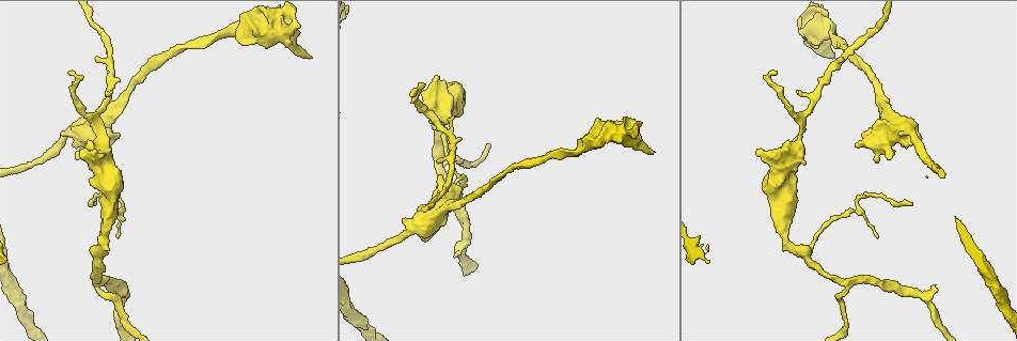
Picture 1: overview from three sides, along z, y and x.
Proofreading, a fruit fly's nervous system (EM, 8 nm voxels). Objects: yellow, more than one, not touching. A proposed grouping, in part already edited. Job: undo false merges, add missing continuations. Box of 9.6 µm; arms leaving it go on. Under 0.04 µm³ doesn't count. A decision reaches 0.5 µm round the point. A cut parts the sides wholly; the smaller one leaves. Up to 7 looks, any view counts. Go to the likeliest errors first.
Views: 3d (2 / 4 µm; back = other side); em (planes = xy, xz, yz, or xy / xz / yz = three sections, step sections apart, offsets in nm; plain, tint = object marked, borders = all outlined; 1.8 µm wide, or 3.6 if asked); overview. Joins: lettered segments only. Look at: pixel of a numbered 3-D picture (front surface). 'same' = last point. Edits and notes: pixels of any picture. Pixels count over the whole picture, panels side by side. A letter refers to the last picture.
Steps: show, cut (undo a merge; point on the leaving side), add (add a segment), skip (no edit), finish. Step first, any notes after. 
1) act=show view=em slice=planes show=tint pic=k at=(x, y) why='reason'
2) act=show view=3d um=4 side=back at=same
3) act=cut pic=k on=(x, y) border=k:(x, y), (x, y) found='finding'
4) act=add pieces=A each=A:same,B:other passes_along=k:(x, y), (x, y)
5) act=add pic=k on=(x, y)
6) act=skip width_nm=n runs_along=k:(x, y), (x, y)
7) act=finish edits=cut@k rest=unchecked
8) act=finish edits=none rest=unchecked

act=show view=em slice=planes show=plain pic=1 at=(832, 57) why='branch stops here'

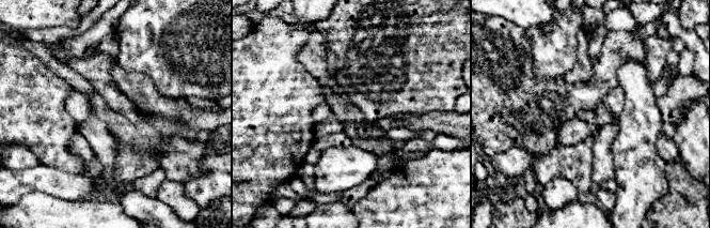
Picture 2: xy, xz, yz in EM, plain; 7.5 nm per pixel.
act=show view=em slice=planes show=borders at=same why='see the neighbours'

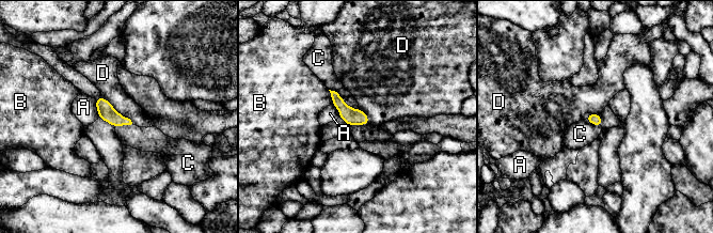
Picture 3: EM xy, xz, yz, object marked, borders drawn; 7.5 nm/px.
act=skip each=A:other,B:other,C:other,D:other border=3:(103, 95), (132, 123) found='none of them fits'

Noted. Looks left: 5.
act=show view=em slice=yz step=8 show=borders pic=1 at=(888, 159) why='free end'

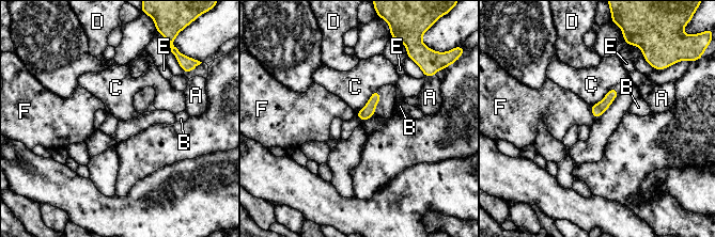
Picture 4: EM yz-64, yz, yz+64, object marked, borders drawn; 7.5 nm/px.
act=skip each=A:other,B:other,C:other,D:other,E:other,F:other border=4:(377, 89), (355, 113) found='none of them fits'

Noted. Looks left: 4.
act=show view=3d um=4 pic=1 at=(436, 165) why='abrupt turn'

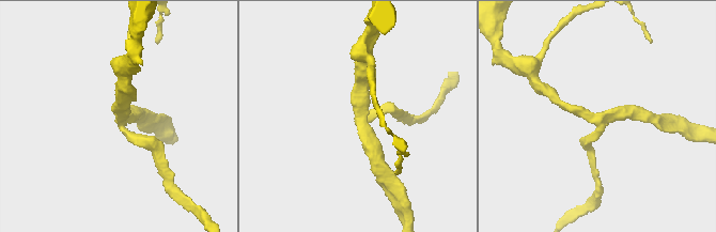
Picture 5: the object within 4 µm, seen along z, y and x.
act=show view=em slice=yz step=4 show=tint pic=5 at=(120, 115) arms=3 arm_widths_nm=180,190,220 why='need the tissue'

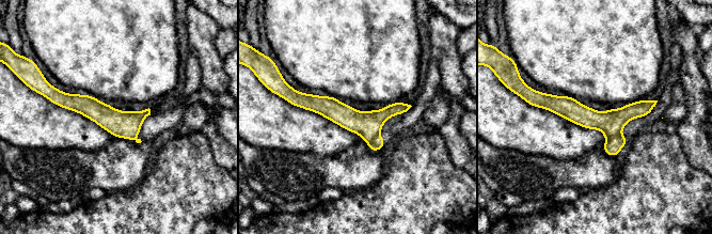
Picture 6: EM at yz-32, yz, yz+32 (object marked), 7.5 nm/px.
act=show view=em slice=yz step=4 show=borders at=same

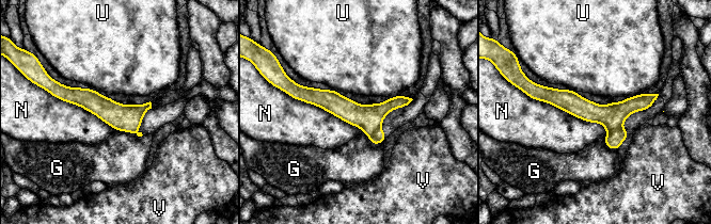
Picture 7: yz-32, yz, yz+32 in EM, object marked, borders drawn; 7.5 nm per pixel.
act=cut pic=7 on=(613, 141) each=G:other,N:other,U:other,V:other border=7:(620, 127), (607, 134) found='a second neuron is stuck on'

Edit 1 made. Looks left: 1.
act=finish edits=cut@7 rest=unchecked

